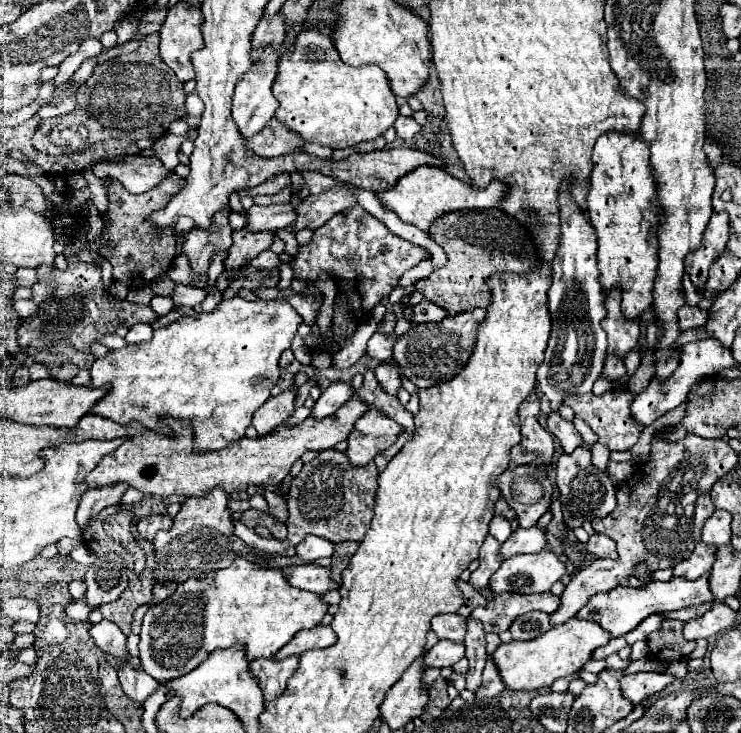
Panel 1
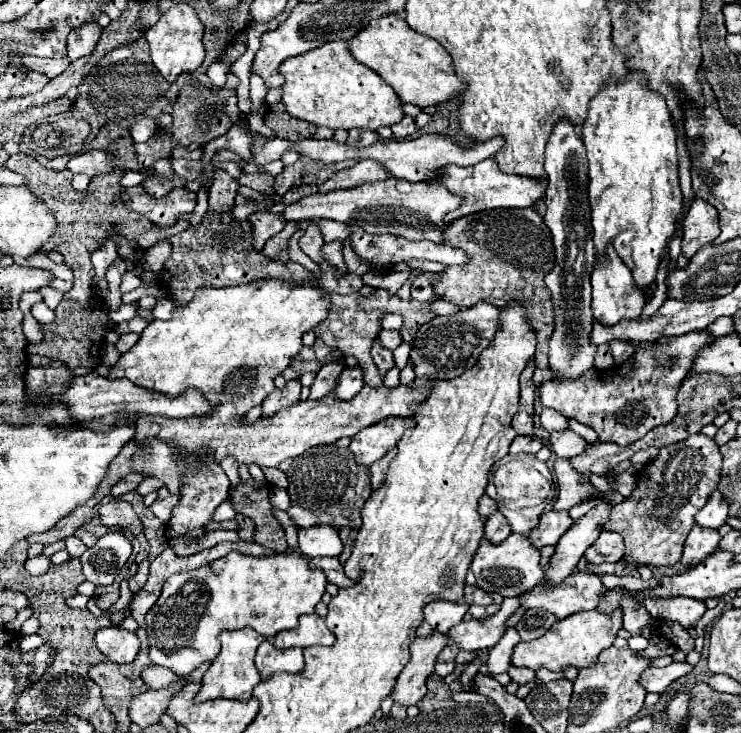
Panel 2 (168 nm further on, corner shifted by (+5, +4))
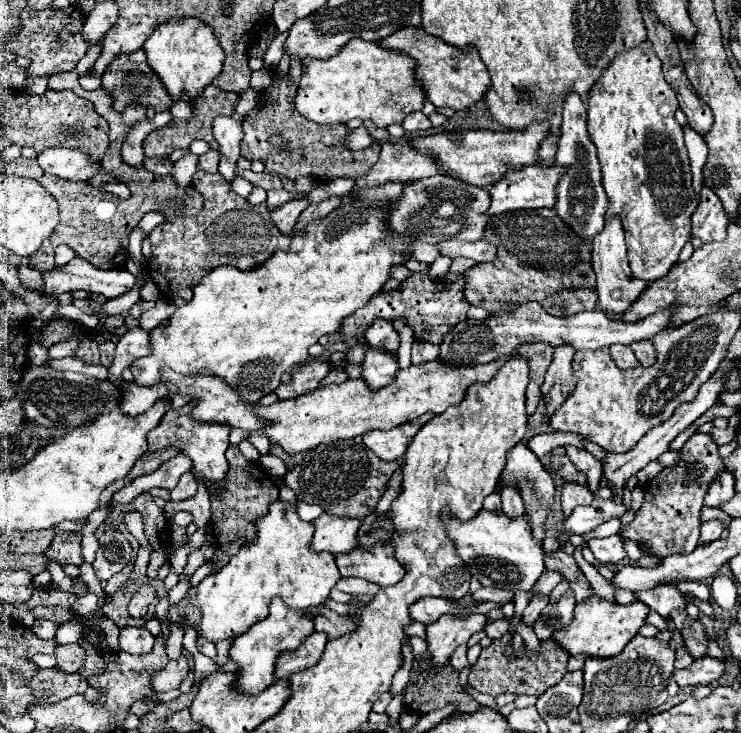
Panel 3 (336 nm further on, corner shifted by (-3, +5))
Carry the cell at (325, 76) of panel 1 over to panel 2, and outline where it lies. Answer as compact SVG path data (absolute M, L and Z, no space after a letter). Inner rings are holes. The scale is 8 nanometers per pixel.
M332 41L304 55L290 57L280 65L280 73L286 77L282 101L288 113L316 127L376 131L378 127L390 127L404 119L402 99L378 73L352 57L346 41Z

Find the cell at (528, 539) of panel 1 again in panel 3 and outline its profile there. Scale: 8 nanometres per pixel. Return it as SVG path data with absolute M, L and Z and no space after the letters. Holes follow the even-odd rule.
M594 500L590 506L576 506L568 518L562 522L562 532L568 536L584 536L596 526L604 524L610 518L618 518L626 512L622 504L614 504L612 500Z

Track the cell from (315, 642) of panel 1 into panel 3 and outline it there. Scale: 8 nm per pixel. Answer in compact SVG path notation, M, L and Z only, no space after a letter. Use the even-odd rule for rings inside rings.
M320 606L318 610L316 608L310 608L308 610L312 614L312 622L316 626L316 632L324 632L328 634L328 638L338 638L346 632L352 632L356 628L356 624L350 620L350 616L340 616L332 610L328 610L326 606Z

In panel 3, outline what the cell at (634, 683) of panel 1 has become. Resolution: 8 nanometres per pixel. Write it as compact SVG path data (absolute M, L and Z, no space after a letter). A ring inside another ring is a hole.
M702 656L696 658L688 668L684 670L676 670L670 678L680 686L698 686L698 684L712 684L714 680L718 680L724 672L724 664L718 658L710 658L710 656Z

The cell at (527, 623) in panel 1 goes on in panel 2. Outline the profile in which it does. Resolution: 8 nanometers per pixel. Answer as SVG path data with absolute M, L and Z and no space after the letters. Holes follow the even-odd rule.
M528 609L526 615L518 621L516 629L518 629L522 641L532 641L532 639L542 637L556 621L558 619L550 611L544 611L544 609Z

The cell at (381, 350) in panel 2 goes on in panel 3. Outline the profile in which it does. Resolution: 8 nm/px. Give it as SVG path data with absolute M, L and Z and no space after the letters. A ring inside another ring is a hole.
M376 320L372 324L372 328L366 330L364 338L368 340L368 344L372 348L378 348L378 350L384 350L388 354L396 354L398 352L398 346L400 346L400 338L398 334L394 332L392 328L392 322L386 322L386 320Z

